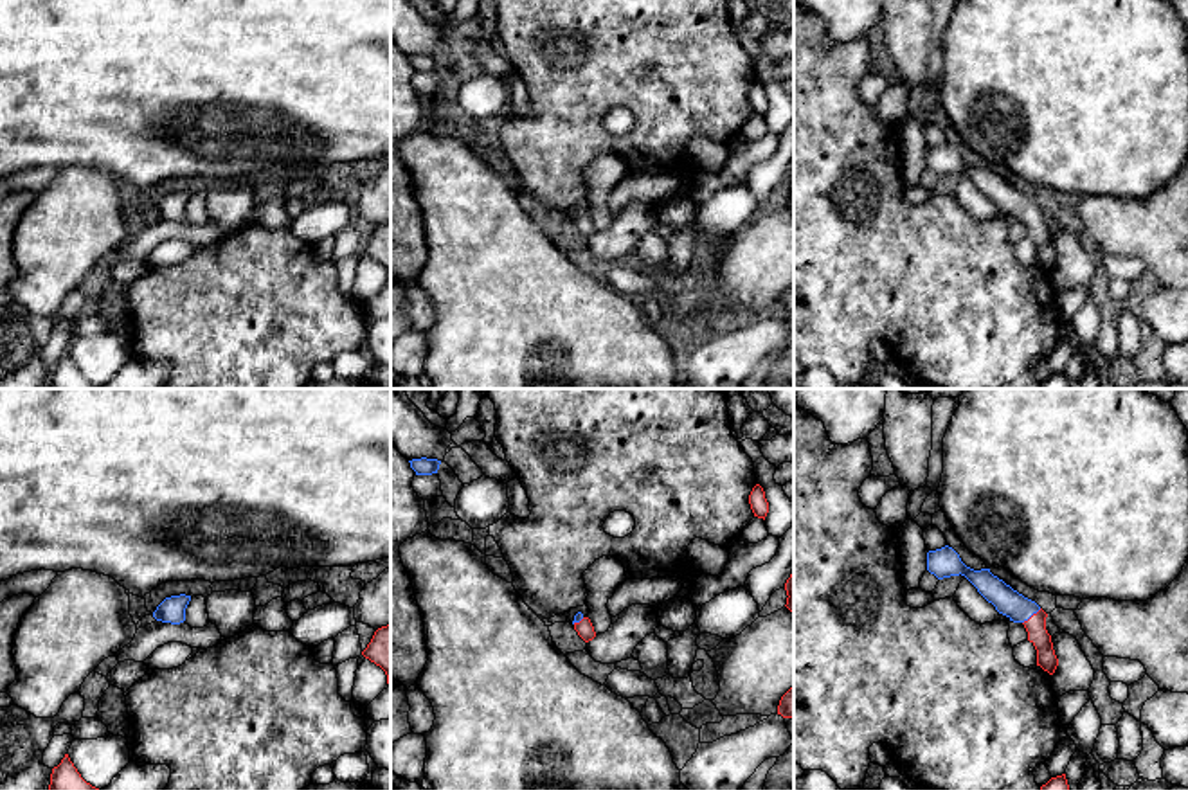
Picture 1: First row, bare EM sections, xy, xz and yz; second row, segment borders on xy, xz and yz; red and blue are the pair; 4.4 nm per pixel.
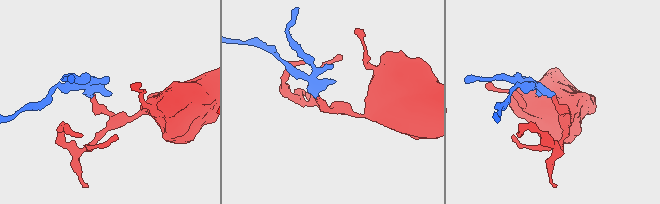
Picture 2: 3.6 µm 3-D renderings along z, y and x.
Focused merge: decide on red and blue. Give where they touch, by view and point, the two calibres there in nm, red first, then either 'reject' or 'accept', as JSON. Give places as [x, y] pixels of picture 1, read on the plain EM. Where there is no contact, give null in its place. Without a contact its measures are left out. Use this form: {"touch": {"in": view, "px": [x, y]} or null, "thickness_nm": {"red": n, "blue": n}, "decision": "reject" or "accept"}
{"touch": {"in": "yz", "px": [1034, 211]}, "thickness_nm": {"red": 90, "blue": 120}, "decision": "accept"}

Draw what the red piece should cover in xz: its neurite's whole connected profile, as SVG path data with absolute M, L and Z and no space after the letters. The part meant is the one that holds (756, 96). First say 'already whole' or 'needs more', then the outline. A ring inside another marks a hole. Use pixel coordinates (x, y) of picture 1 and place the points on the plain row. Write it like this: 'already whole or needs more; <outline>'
already whole; M756 81L749 92L749 101L751 101L751 106L754 110L754 113L758 115L763 115L767 113L769 110L769 99L765 95L765 88L760 81Z

